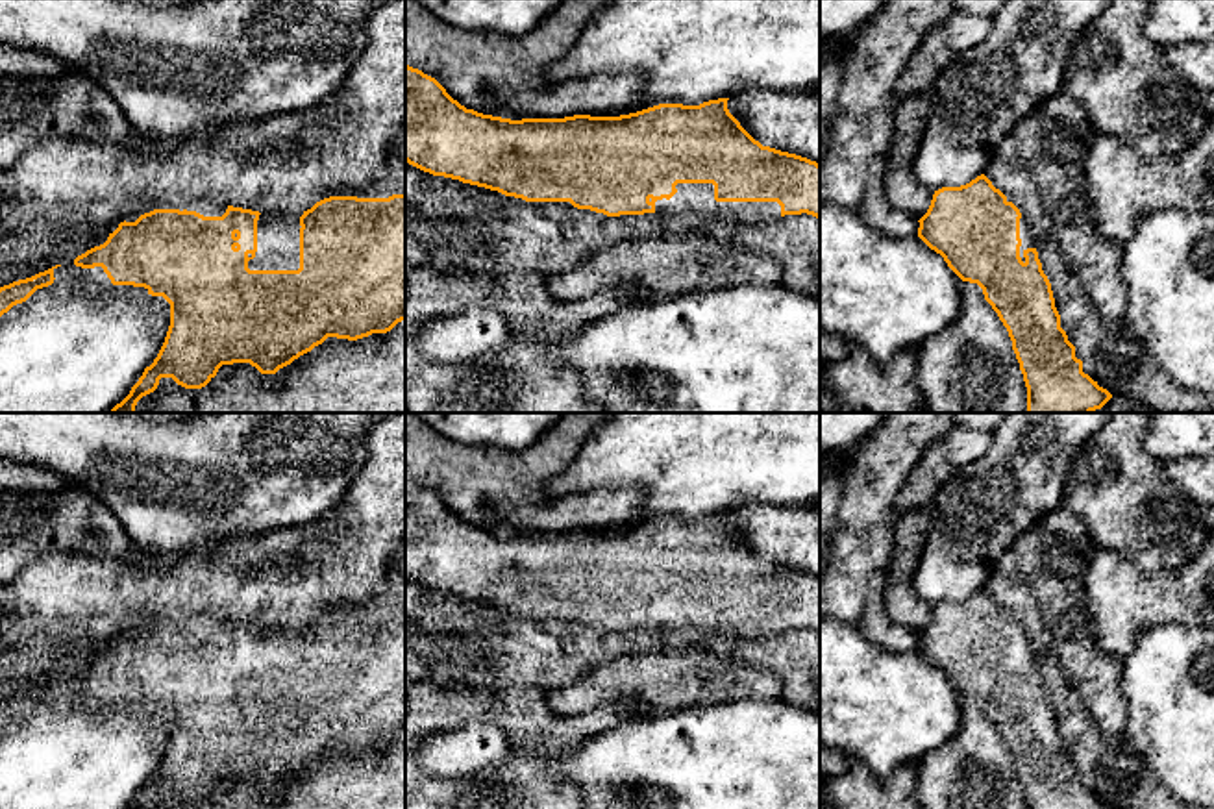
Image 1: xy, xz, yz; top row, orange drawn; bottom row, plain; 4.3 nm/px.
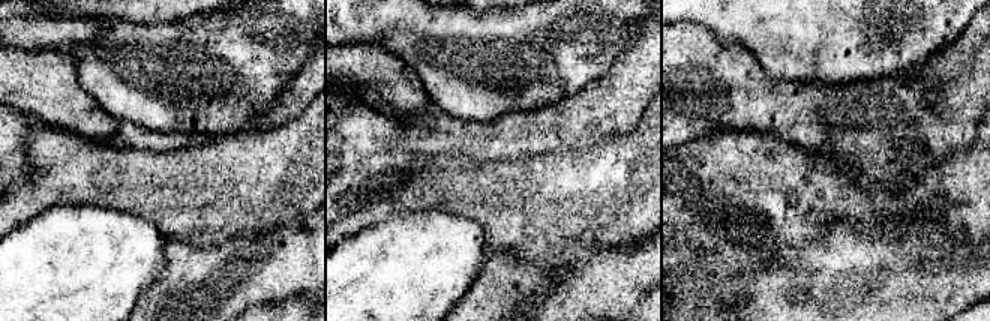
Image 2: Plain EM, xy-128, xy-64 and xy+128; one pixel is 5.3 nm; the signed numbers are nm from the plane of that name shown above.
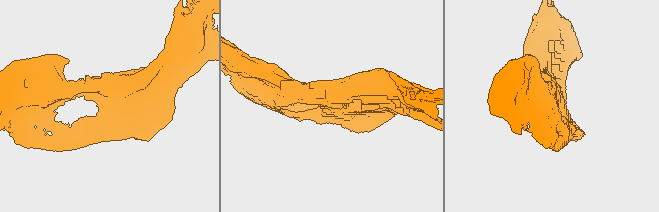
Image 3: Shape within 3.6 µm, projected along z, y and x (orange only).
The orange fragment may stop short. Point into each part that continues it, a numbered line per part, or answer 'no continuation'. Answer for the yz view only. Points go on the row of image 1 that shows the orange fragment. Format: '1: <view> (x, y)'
1: yz (1026, 232)

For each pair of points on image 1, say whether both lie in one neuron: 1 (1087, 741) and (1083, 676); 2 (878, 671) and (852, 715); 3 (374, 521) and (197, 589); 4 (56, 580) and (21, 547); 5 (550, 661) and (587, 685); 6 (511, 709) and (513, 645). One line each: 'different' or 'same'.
1: different
2: same
3: same
4: different
5: different
6: different

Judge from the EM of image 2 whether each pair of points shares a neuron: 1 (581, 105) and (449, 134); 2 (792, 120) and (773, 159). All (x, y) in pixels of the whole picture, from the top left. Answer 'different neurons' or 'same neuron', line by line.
1: same neuron
2: different neurons

